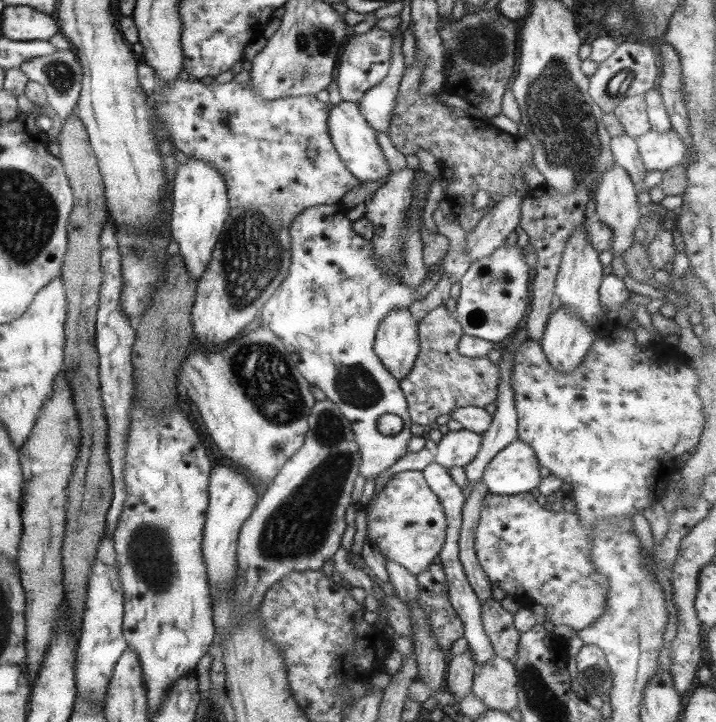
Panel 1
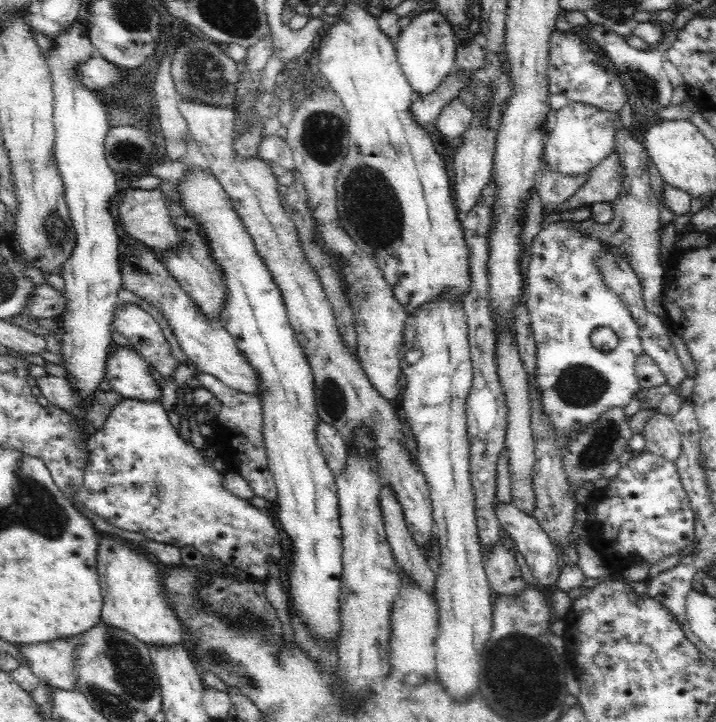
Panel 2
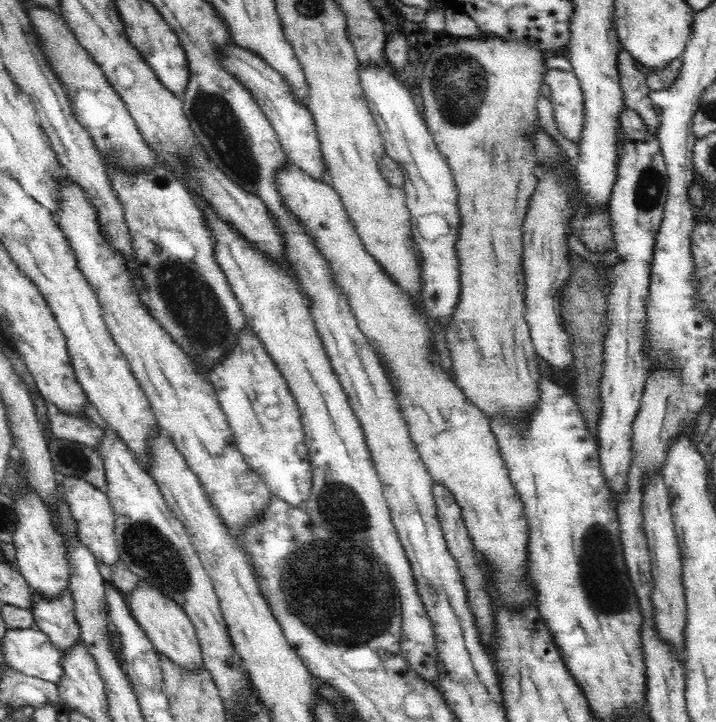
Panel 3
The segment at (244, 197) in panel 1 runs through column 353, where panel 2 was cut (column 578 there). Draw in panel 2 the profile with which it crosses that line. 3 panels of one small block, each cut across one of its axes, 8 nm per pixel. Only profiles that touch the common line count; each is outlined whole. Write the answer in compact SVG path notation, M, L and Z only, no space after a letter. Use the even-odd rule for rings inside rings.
M542 166L540 182L537 183L537 190L546 211L560 211L564 204L567 204L584 184L587 174L584 176L564 176L556 174Z

